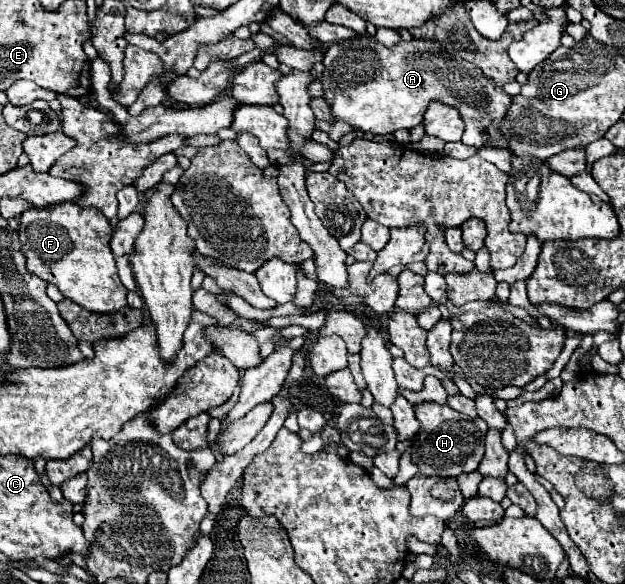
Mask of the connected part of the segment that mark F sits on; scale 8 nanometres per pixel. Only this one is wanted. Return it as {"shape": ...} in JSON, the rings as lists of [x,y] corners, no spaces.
{"shape":[[[75,202],[31,208],[21,214],[17,234],[23,244],[21,252],[27,258],[27,270],[55,284],[65,298],[99,314],[117,312],[127,304],[127,288],[119,280],[109,248],[113,228],[97,208],[85,208]]]}

